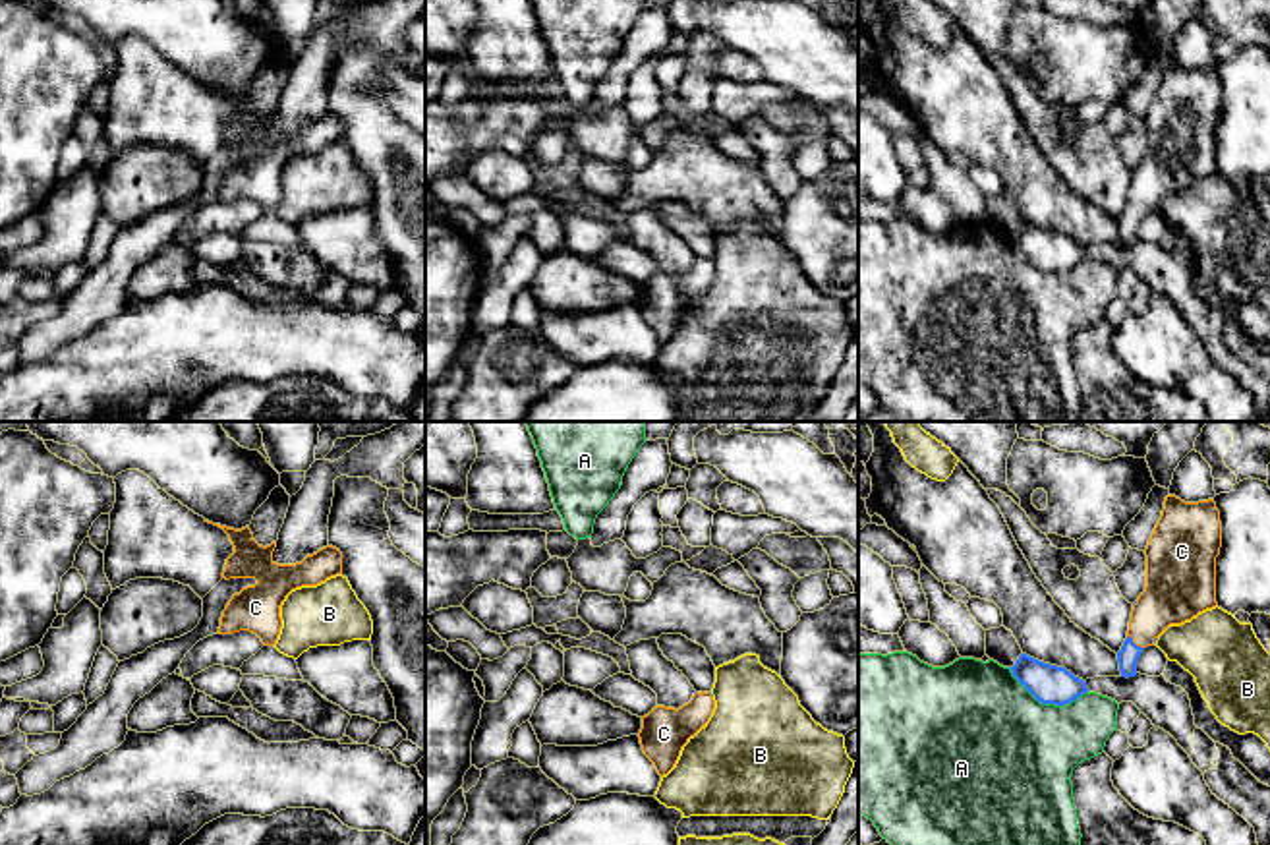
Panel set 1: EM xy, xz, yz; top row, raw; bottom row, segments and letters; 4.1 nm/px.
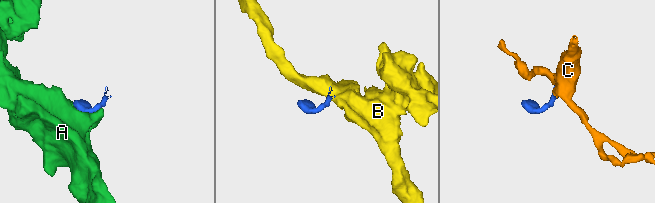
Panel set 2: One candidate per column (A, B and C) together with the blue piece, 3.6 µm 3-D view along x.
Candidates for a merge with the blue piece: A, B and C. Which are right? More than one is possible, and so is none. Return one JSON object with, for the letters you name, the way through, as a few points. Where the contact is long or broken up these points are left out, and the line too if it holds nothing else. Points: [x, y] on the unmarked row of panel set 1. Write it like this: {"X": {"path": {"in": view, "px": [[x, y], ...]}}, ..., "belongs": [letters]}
{"C": {"path": {"in": "yz", "px": [[1127, 223], [1133, 209], [1147, 188], [1172, 163]]}}, "belongs": ["C"]}

